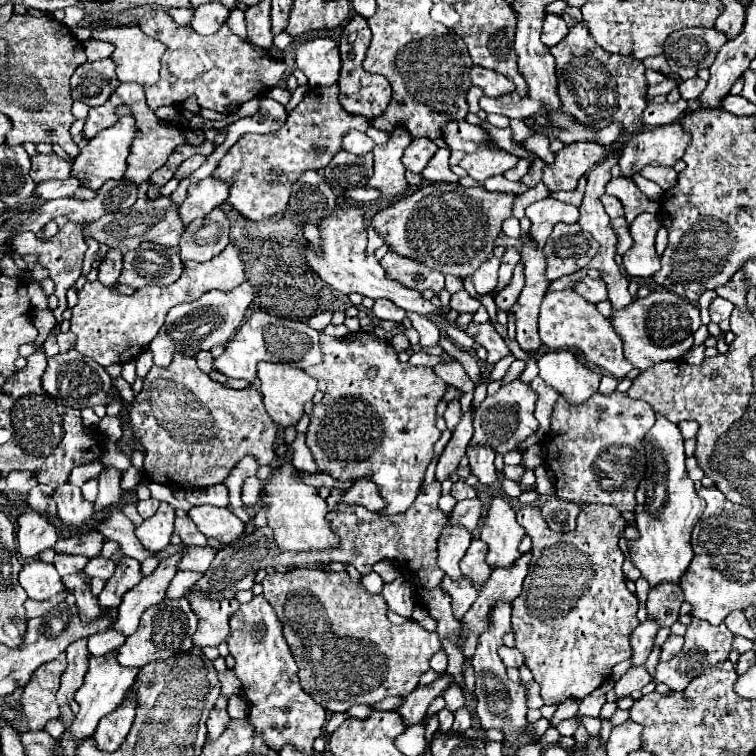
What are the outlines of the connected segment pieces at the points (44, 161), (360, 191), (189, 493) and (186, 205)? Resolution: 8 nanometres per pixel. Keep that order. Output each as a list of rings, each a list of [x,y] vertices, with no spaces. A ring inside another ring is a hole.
[[[34,154],[30,156],[32,168],[30,176],[36,184],[44,180],[60,180],[60,178],[70,178],[70,164],[68,160],[56,156],[56,154]]]
[[[352,188],[345,192],[345,196],[356,200],[356,202],[362,202],[362,204],[370,204],[370,202],[380,198],[378,190],[370,190],[370,188]]]
[[[224,484],[210,486],[206,490],[186,490],[186,500],[194,506],[210,504],[210,506],[228,506],[228,490]]]
[[[204,178],[202,182],[196,182],[188,188],[188,196],[180,206],[180,218],[184,226],[188,226],[194,218],[204,218],[212,208],[224,204],[230,194],[230,182],[232,180],[216,180],[216,178]]]

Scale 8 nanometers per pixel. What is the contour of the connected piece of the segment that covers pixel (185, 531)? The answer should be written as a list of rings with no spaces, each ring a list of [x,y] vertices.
[[[176,518],[174,520],[174,532],[182,538],[184,544],[198,544],[198,546],[204,546],[206,544],[206,538],[200,534],[200,530],[194,526],[194,522],[190,522],[190,518]]]

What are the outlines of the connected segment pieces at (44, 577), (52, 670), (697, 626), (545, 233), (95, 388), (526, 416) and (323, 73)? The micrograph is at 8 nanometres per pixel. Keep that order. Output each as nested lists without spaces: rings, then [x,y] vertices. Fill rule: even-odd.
[[[24,560],[20,570],[20,584],[32,600],[50,600],[64,590],[64,584],[52,564],[42,560]]]
[[[60,654],[54,662],[46,662],[38,670],[34,670],[28,686],[22,692],[22,714],[6,714],[6,718],[14,722],[16,730],[20,732],[44,730],[48,720],[58,718],[60,710],[56,702],[56,692],[64,670],[66,654]]]
[[[692,618],[692,624],[688,626],[688,632],[686,632],[686,644],[682,648],[680,654],[676,654],[672,660],[668,662],[658,662],[656,666],[656,672],[654,672],[654,682],[662,682],[666,684],[670,690],[684,690],[688,686],[690,680],[694,680],[698,674],[702,674],[708,666],[716,666],[724,660],[728,660],[728,654],[732,650],[732,640],[734,640],[734,634],[726,628],[726,624],[720,624],[720,626],[712,626],[710,622],[706,620],[698,620],[698,618]]]
[[[546,198],[546,200],[534,202],[532,206],[528,206],[526,208],[526,216],[532,222],[530,236],[542,248],[544,242],[548,240],[552,228],[558,222],[566,222],[566,224],[578,222],[580,210],[576,206],[572,206],[572,204],[564,204],[564,202],[558,202],[554,198]]]
[[[74,348],[64,352],[64,354],[56,354],[56,356],[48,358],[48,366],[42,374],[42,386],[44,386],[46,394],[58,398],[64,406],[70,406],[76,410],[82,410],[88,406],[92,408],[96,404],[106,406],[114,400],[120,400],[120,398],[110,396],[114,386],[112,386],[112,378],[106,374],[106,370],[98,362],[94,362],[92,358],[78,354]]]
[[[514,380],[510,384],[504,384],[496,394],[486,396],[486,400],[478,406],[474,414],[474,436],[472,444],[486,444],[498,454],[506,454],[510,450],[516,450],[522,440],[532,436],[538,430],[538,420],[534,418],[538,394],[530,388],[530,384],[524,384],[522,380]],[[482,432],[496,432],[482,436]]]
[[[314,38],[298,46],[296,66],[308,76],[310,86],[332,86],[340,74],[338,44],[330,38]]]

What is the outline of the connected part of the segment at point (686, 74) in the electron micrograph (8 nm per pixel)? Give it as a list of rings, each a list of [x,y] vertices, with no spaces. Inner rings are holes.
[[[684,28],[672,32],[664,42],[664,56],[682,80],[694,78],[700,68],[712,66],[726,36],[714,28]]]

